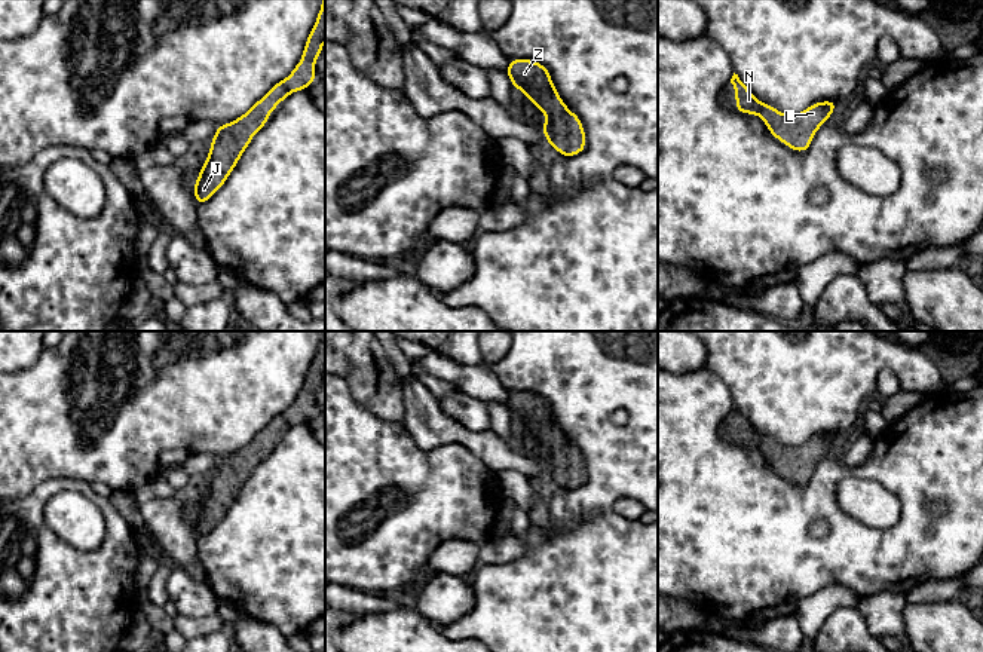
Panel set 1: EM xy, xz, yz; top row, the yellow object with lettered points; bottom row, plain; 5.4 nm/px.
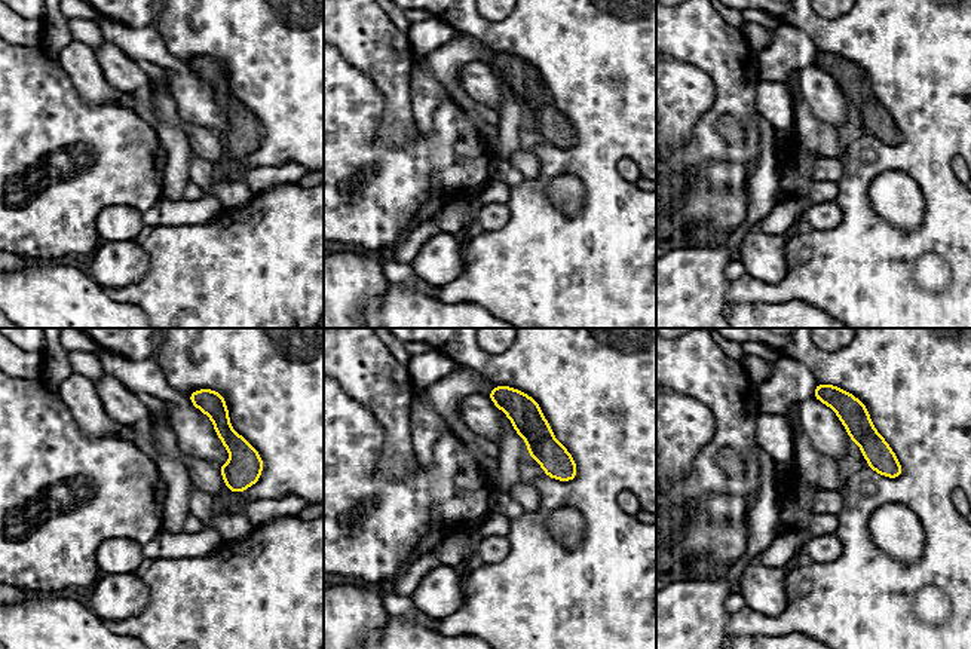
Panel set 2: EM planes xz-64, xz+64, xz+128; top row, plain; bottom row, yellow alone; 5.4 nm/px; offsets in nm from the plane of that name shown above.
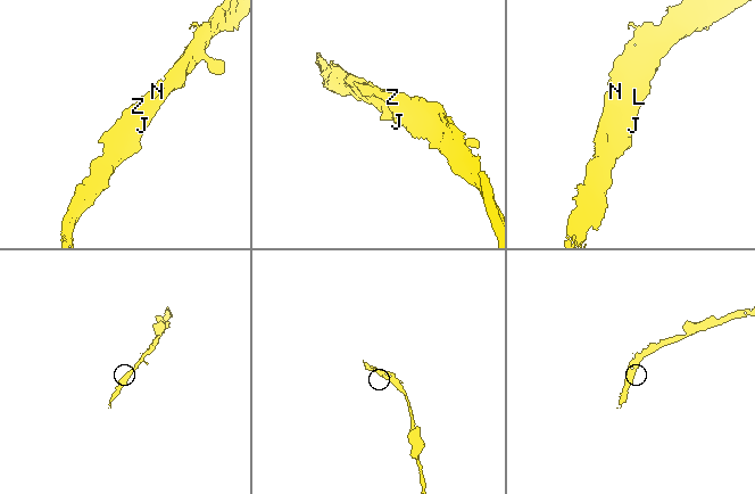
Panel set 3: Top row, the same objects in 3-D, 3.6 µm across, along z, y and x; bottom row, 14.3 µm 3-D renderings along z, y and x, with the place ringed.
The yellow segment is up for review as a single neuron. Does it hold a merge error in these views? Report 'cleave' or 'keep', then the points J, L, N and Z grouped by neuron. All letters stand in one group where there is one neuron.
keep; J L N Z

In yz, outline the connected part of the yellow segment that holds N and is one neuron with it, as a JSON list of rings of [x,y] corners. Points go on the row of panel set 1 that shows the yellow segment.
[[[734,73],[731,83],[735,88],[737,111],[760,116],[771,134],[796,151],[805,151],[811,146],[818,128],[830,119],[837,107],[833,101],[809,105],[797,114],[784,114],[777,108],[760,102]]]

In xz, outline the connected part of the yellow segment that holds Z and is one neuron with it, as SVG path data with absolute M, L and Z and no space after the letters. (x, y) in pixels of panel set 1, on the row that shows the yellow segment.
M509 59L506 73L512 86L526 94L548 117L541 128L548 144L564 157L584 151L584 126L560 98L546 67L532 59Z

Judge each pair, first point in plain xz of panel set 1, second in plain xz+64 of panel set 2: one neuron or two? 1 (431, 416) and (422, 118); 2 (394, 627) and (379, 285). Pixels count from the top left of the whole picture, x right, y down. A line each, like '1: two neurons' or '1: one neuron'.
1: one neuron
2: two neurons

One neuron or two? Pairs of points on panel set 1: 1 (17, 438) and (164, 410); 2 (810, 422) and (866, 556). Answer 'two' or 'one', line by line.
1: one
2: two

